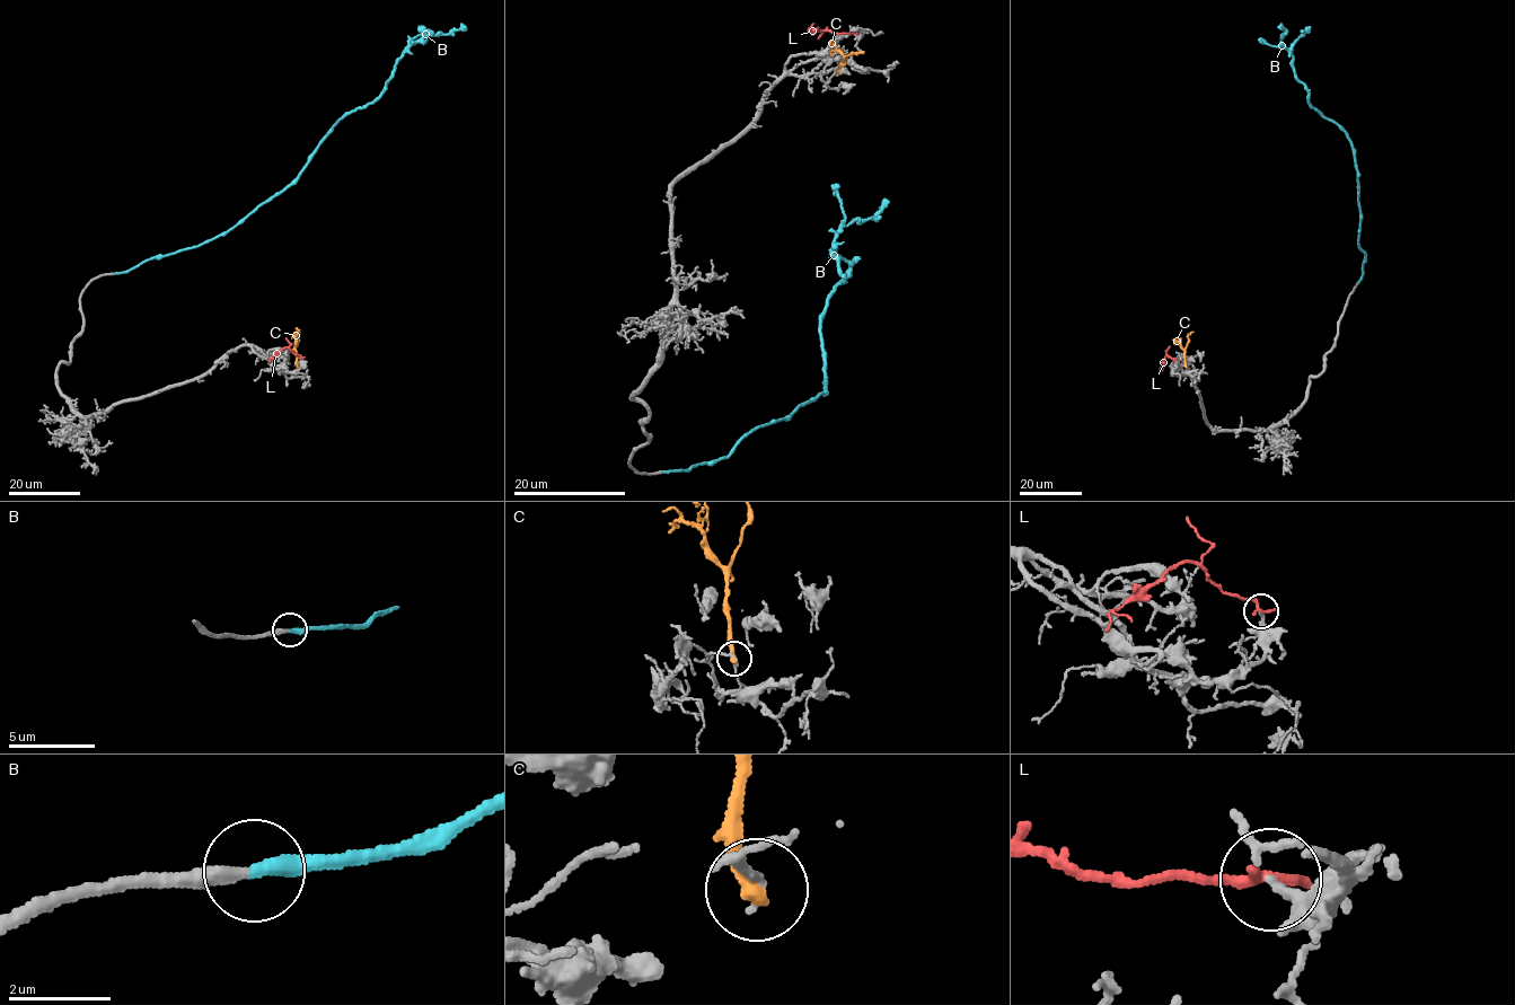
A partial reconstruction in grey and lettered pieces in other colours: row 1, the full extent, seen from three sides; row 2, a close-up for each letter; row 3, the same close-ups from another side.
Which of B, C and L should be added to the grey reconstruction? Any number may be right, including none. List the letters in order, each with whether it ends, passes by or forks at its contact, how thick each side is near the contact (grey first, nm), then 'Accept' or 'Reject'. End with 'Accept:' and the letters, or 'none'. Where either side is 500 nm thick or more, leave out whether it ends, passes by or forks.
B: It ends there. Thickness 280 nm (grey) against 340 nm. Accept
C: It ends there. Thickness 130 nm (grey) against 340 nm. Reject
L: It ends there. Thickness 190 nm (grey) against 260 nm. Reject
Accept: B

